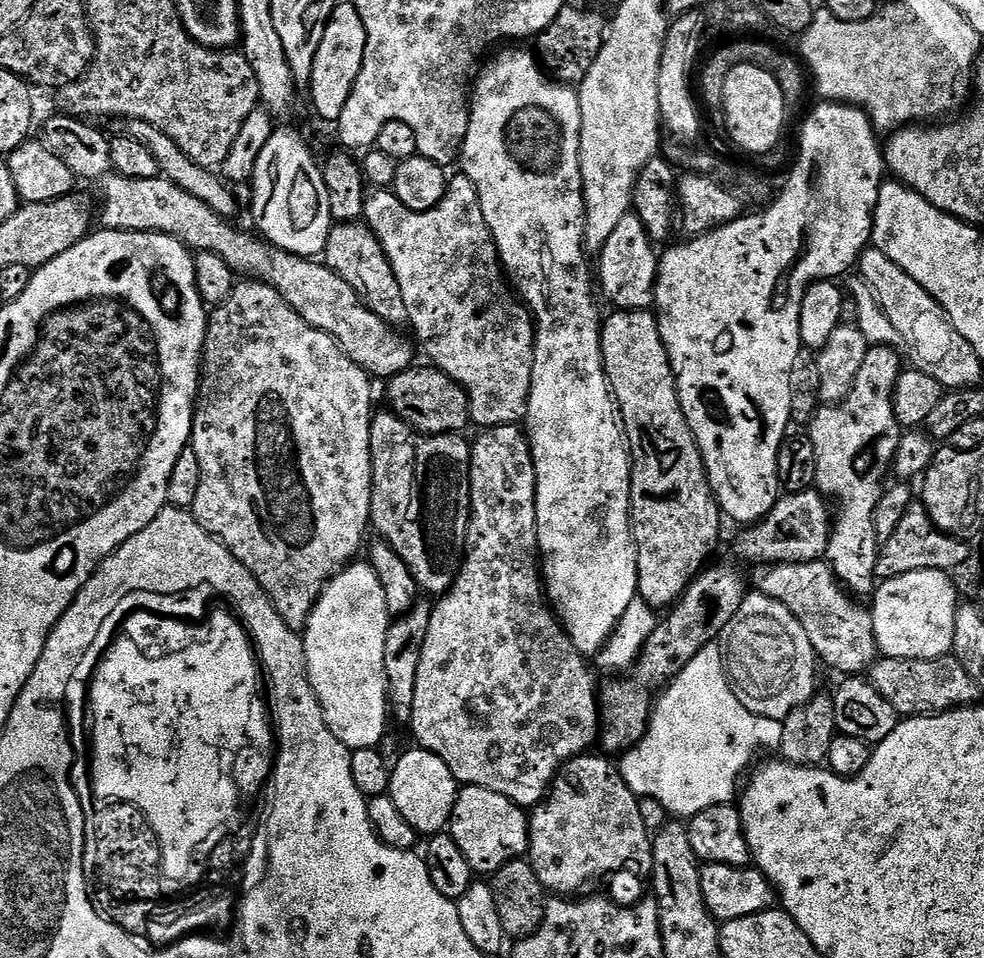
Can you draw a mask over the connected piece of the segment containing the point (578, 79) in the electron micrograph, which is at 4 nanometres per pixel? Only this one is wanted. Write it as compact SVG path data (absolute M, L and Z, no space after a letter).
M565 3L564 9L546 26L546 30L535 37L535 55L538 63L545 73L555 83L566 84L569 86L579 86L586 78L590 66L594 66L594 58L604 45L606 35L606 16L596 8L583 8L580 4Z

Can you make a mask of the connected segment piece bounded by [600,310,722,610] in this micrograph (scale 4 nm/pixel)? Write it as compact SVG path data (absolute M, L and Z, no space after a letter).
M616 310L611 314L613 316L609 320L607 317L603 321L600 345L604 373L608 375L608 384L618 405L618 415L632 458L632 538L636 541L638 596L653 610L668 610L679 601L689 584L709 563L707 560L711 558L720 540L722 513L708 485L700 448L686 422L686 414L682 414L676 379L666 354L666 346L662 342L660 321L648 310Z

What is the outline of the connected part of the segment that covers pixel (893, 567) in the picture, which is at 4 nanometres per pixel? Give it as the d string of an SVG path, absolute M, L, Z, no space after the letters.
M913 502L906 510L902 522L898 522L898 530L894 530L894 534L890 534L890 538L883 541L880 560L876 564L877 577L880 580L889 580L890 578L898 578L902 574L914 574L914 570L942 570L949 574L955 573L955 568L962 567L968 560L968 548L964 543L963 539L939 532L923 503Z

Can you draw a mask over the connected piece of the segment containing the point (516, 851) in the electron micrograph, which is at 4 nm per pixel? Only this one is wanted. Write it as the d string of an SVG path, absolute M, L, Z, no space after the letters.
M464 786L456 793L450 835L458 842L458 850L466 854L473 873L491 874L506 866L506 862L527 857L529 819L529 813L510 802L510 798L502 798L502 794L482 786Z

